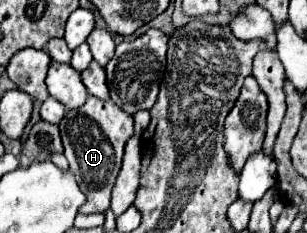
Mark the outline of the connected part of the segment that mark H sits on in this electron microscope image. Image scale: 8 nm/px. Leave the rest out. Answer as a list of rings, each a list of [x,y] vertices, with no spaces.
[[[89,95],[83,107],[65,113],[65,117],[59,123],[59,131],[65,147],[65,157],[69,161],[69,169],[73,171],[81,191],[87,197],[79,213],[103,213],[109,207],[111,189],[121,169],[123,147],[133,135],[133,117],[127,117],[127,113],[123,113],[113,101],[101,101]]]

